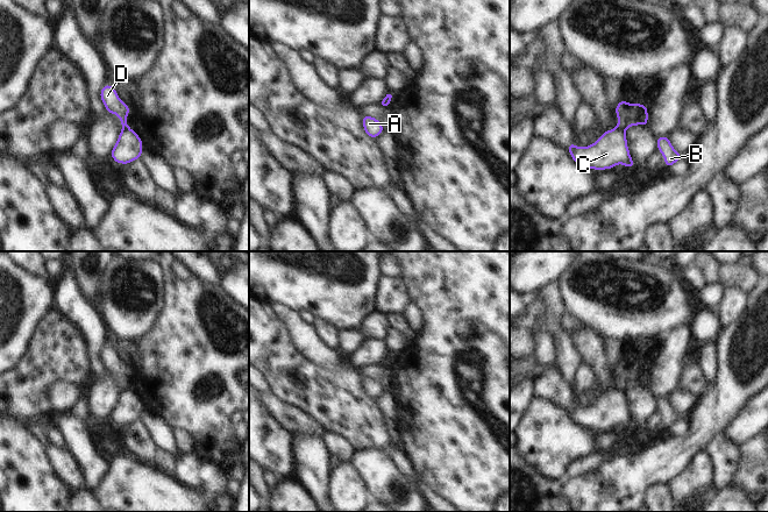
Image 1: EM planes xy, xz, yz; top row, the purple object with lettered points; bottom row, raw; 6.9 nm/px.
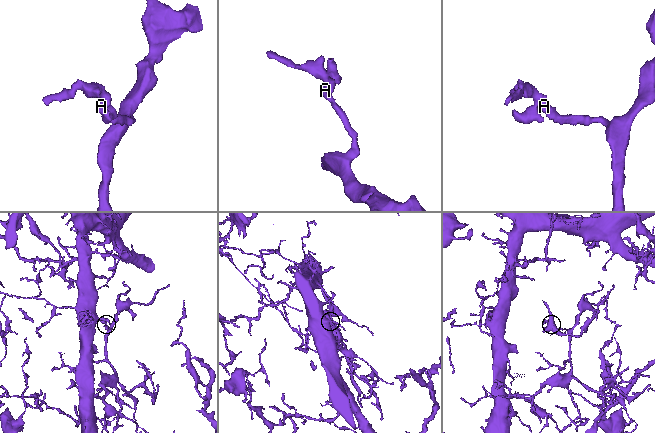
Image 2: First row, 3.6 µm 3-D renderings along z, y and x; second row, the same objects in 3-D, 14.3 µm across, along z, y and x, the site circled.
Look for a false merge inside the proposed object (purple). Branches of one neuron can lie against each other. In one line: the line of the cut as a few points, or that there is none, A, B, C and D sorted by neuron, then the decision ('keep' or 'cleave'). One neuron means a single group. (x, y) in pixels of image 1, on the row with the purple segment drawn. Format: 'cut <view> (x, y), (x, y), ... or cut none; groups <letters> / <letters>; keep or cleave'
cut yz (617, 127), (624, 130); groups A B D / C; cleave

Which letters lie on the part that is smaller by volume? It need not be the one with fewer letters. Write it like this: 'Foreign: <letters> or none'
Foreign: C

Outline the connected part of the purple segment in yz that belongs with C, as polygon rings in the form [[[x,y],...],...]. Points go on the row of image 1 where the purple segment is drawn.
[[[618,127],[604,131],[588,147],[577,147],[571,141],[567,150],[575,163],[591,170],[609,170],[617,164],[633,169],[635,165],[630,154],[625,130]]]

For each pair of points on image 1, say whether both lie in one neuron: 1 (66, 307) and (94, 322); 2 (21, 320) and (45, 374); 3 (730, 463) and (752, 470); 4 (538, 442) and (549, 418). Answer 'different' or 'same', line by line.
1: same
2: different
3: different
4: same

